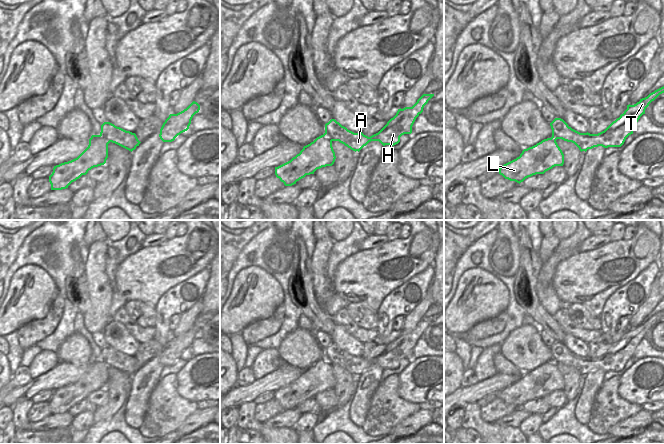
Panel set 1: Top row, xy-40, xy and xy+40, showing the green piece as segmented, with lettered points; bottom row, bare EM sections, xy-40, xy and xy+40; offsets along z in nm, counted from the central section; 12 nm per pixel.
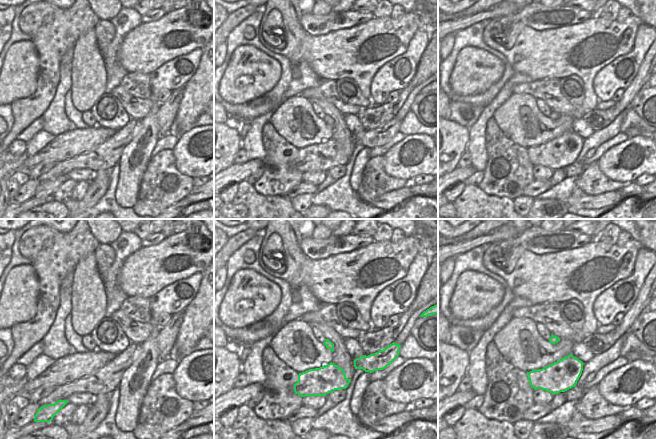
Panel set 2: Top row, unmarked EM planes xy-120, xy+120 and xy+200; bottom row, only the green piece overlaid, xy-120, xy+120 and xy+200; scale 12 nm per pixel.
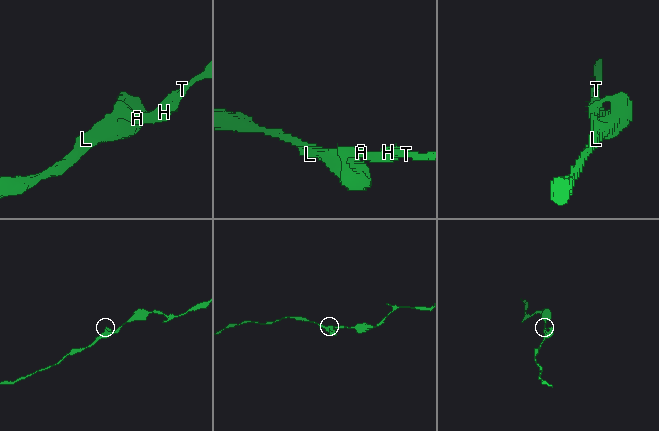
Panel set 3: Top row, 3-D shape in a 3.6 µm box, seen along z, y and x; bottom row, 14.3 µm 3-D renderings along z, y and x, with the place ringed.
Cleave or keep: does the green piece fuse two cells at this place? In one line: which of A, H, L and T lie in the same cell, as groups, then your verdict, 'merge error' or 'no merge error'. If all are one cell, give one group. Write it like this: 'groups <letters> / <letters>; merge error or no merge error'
groups A H L T; no merge error

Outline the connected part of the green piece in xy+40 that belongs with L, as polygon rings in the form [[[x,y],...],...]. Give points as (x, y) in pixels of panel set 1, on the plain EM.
[[[664,310],[636,328],[627,329],[624,337],[598,358],[580,357],[569,351],[563,343],[555,342],[550,347],[552,361],[524,373],[519,381],[498,392],[499,398],[520,408],[528,401],[544,398],[555,390],[563,390],[564,378],[556,366],[557,363],[574,367],[581,376],[598,370],[621,371],[626,362],[633,358],[636,347],[645,338],[649,328],[662,317]]]

